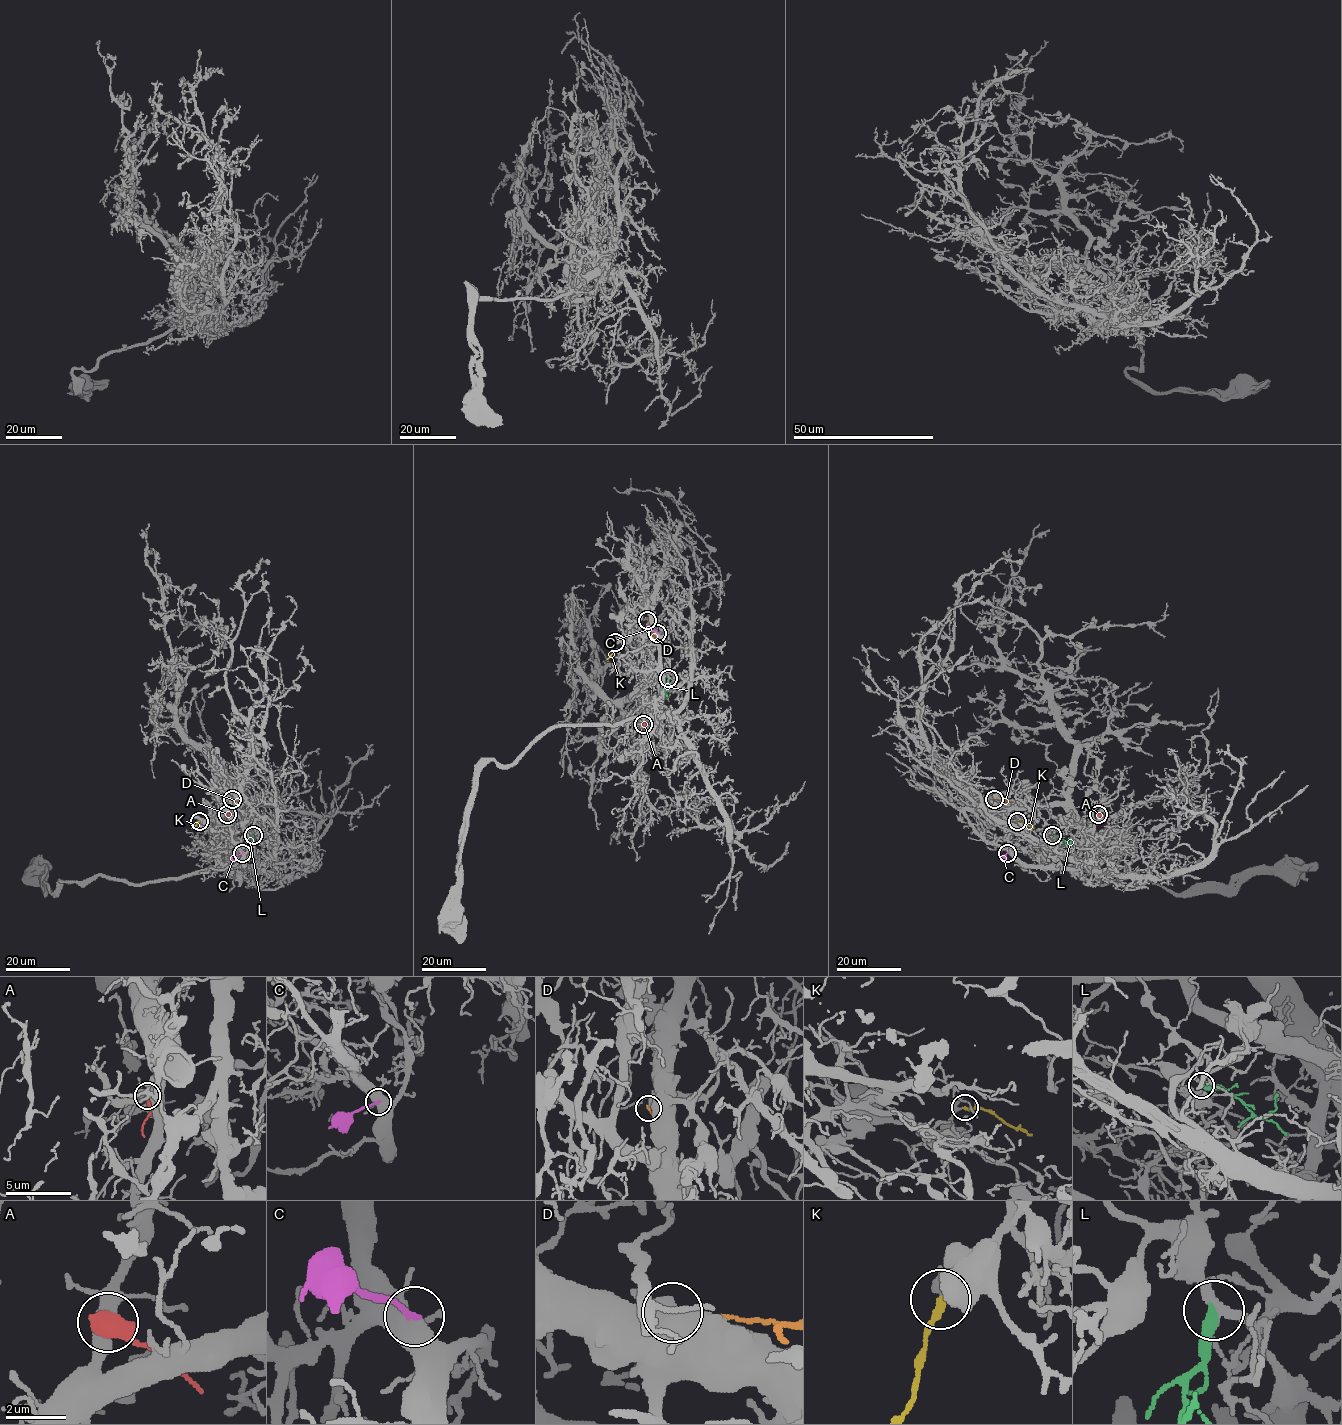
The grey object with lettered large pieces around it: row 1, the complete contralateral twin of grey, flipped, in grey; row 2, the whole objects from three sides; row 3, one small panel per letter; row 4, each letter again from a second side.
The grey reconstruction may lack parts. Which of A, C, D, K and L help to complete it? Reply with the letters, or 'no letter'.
K

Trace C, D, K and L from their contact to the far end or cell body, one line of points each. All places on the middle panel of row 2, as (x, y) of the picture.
C: (657, 632), (645, 631)
D: (648, 620), (655, 638)
K: (615, 642), (612, 653), (606, 659)
L: (669, 678), (665, 687), (668, 696)

